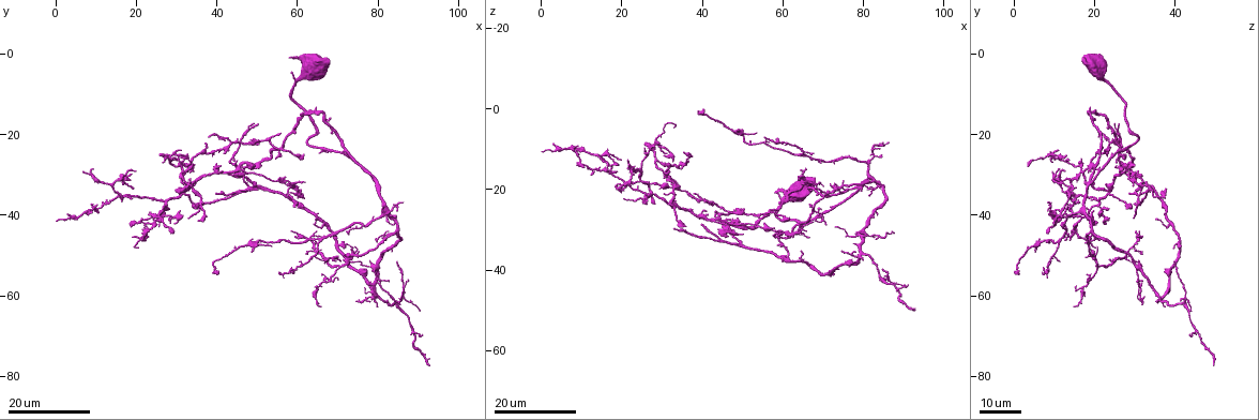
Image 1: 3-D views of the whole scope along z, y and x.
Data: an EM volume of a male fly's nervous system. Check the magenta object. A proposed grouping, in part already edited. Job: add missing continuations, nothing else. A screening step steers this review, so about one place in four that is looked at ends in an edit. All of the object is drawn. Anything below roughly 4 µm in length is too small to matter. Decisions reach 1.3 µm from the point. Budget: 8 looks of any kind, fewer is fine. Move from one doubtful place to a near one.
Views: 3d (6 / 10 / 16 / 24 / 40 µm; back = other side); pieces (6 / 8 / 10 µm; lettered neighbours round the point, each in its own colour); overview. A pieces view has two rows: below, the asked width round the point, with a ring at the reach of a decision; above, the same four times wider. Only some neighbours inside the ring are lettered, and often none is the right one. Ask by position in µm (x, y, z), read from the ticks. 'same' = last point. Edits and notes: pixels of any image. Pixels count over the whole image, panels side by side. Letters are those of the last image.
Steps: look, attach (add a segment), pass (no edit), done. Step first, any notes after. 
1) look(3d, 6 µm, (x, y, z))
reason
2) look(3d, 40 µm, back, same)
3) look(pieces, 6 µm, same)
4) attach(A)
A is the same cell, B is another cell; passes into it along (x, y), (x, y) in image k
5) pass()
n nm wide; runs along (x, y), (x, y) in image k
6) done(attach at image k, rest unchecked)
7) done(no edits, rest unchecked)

look(3d, 16 µm, (38.5, 20.5, 21.0))
tapers out

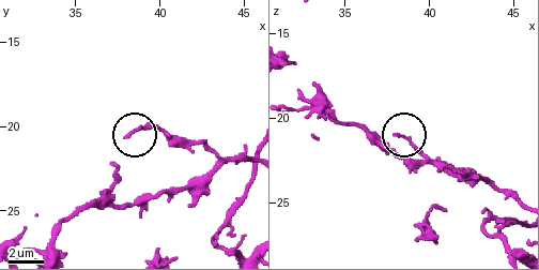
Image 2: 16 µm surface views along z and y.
look(pieces, 8 µm, (38.1, 20.7, 21.0))
what lies round it

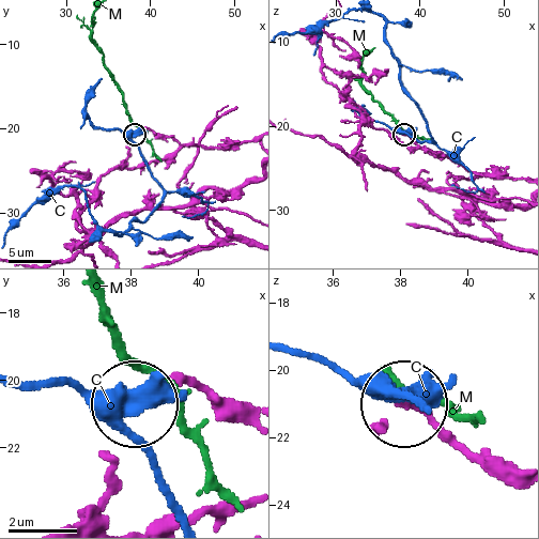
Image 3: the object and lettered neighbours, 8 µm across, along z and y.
pass()
160 nm wide; C and M are other cells; no lettered segment goes on from it

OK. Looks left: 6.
look(3d, 16 µm, (32.5, 40.0, 30.0))
thin end

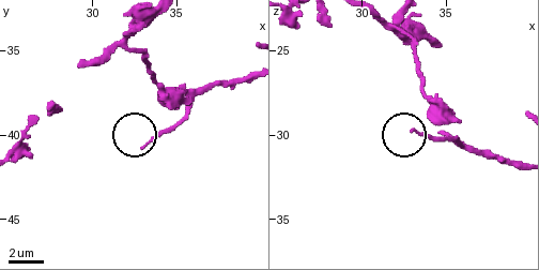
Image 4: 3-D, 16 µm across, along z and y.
look(3d, 6 µm, (33.1, 40.7, 29.6))

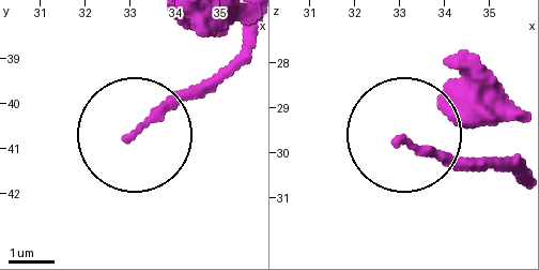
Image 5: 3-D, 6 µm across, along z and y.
look(pieces, 6 µm, (32.95, 40.75, 29.70))
what lies round it

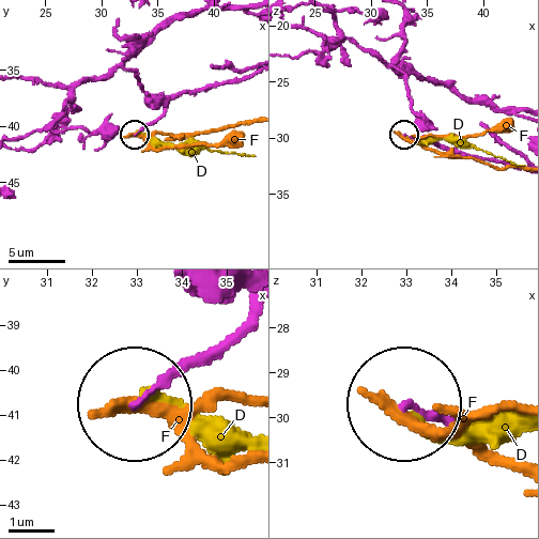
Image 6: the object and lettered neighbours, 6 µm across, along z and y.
pass()
D and F are other cells; runs along (250, 74), (181, 92), (136, 133) in image 6; none of them fits

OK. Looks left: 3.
look(3d, 16 µm, (18.5, 45.5, 18.5))
free end

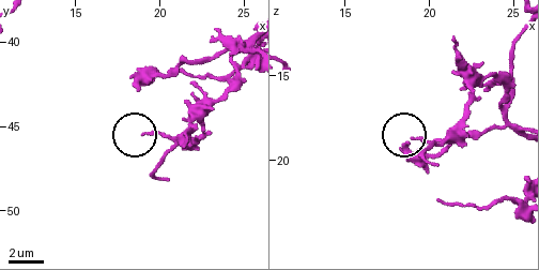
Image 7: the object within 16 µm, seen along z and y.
look(pieces, 6 µm, (19.0, 45.5, 18.9))

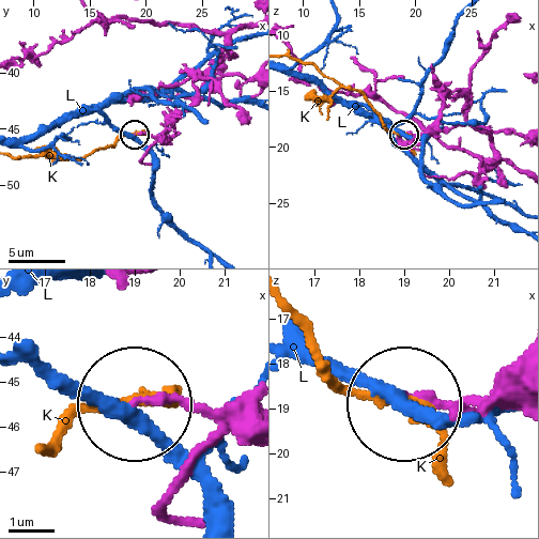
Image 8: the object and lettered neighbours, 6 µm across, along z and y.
pass()
K and L are other cells; runs along (247, 418), (166, 396), (136, 403) in image 8; none of them fits

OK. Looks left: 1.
done(no edits, rest unchecked)

